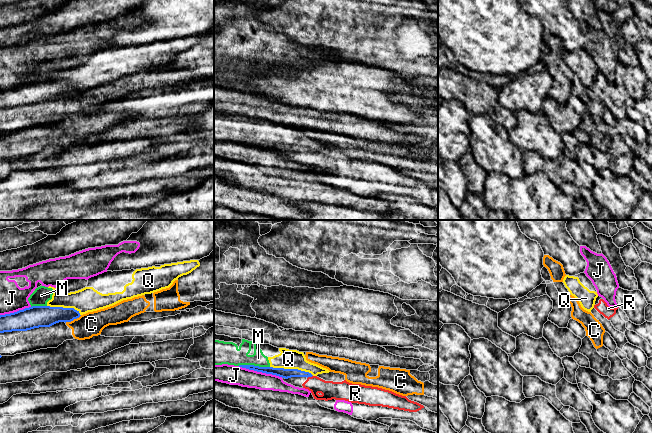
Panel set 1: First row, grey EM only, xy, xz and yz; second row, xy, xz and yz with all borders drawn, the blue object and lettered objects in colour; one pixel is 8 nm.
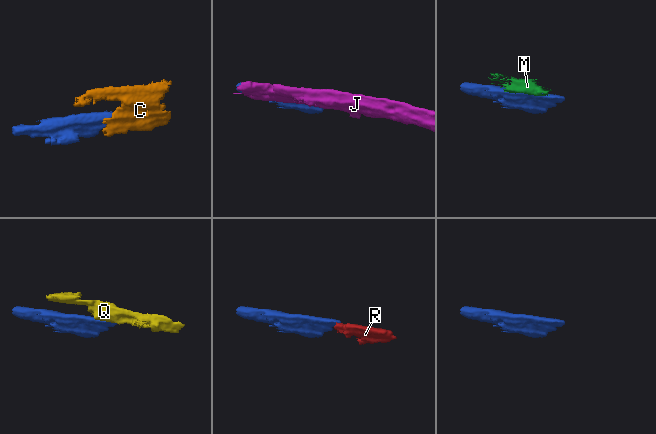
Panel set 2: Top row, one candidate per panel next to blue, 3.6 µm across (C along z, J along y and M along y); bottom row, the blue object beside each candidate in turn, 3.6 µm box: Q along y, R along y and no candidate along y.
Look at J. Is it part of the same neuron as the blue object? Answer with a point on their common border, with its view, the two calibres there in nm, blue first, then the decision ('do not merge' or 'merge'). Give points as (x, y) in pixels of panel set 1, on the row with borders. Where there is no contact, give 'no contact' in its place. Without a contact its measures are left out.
xz (260, 371) | 80/160 nm | do not merge

